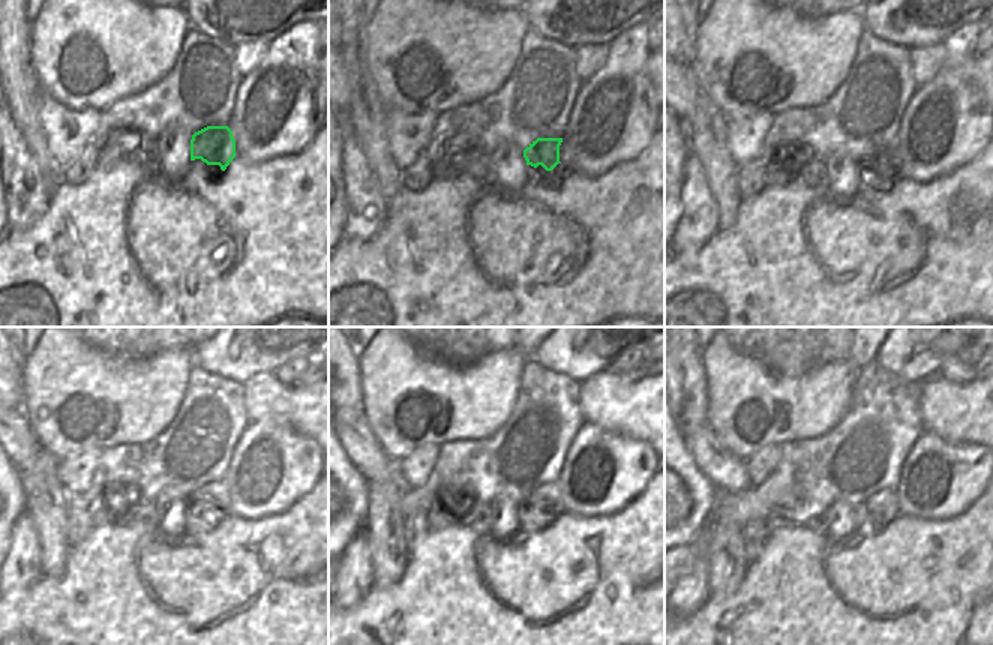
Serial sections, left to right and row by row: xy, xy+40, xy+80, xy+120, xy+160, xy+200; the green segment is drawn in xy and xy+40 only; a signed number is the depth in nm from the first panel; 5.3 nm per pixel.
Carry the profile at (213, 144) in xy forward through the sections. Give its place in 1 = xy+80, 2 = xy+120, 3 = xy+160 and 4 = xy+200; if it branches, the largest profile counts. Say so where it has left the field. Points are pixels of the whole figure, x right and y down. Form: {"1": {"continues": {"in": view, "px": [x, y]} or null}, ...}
{"1": {"continues": {"in": "xy+80", "px": [882, 161]}}, "2": {"continues": {"in": "xy+120", "px": [216, 494]}}, "3": {"continues": {"in": "xy+160", "px": [549, 495]}}, "4": {"continues": {"in": "xy+200", "px": [884, 506]}}}

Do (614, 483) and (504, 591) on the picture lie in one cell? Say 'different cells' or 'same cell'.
different cells

